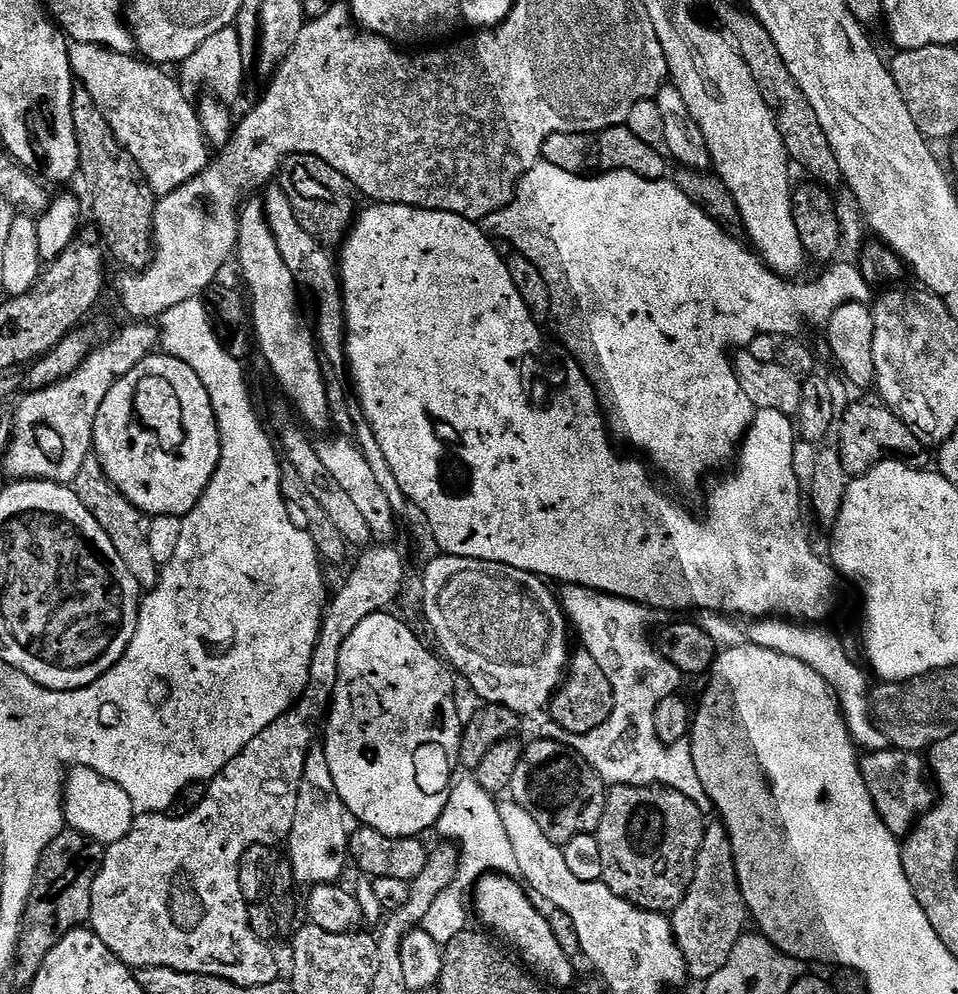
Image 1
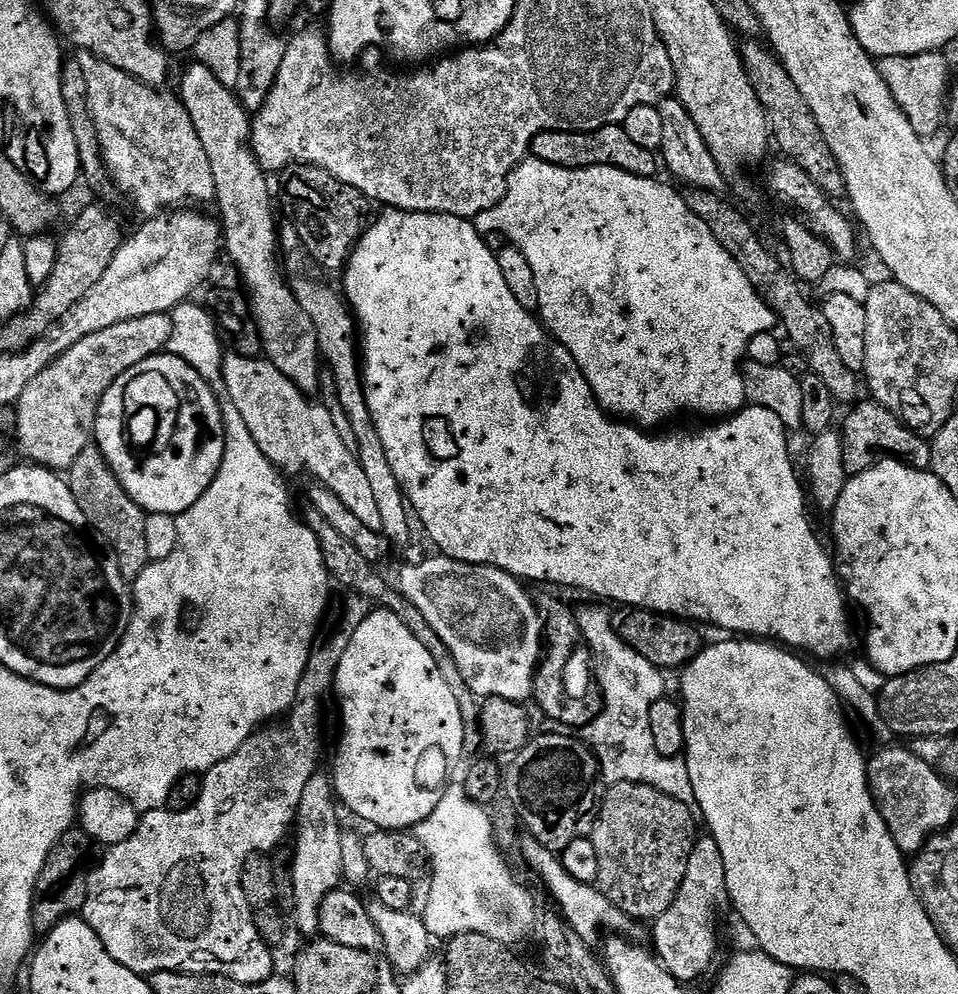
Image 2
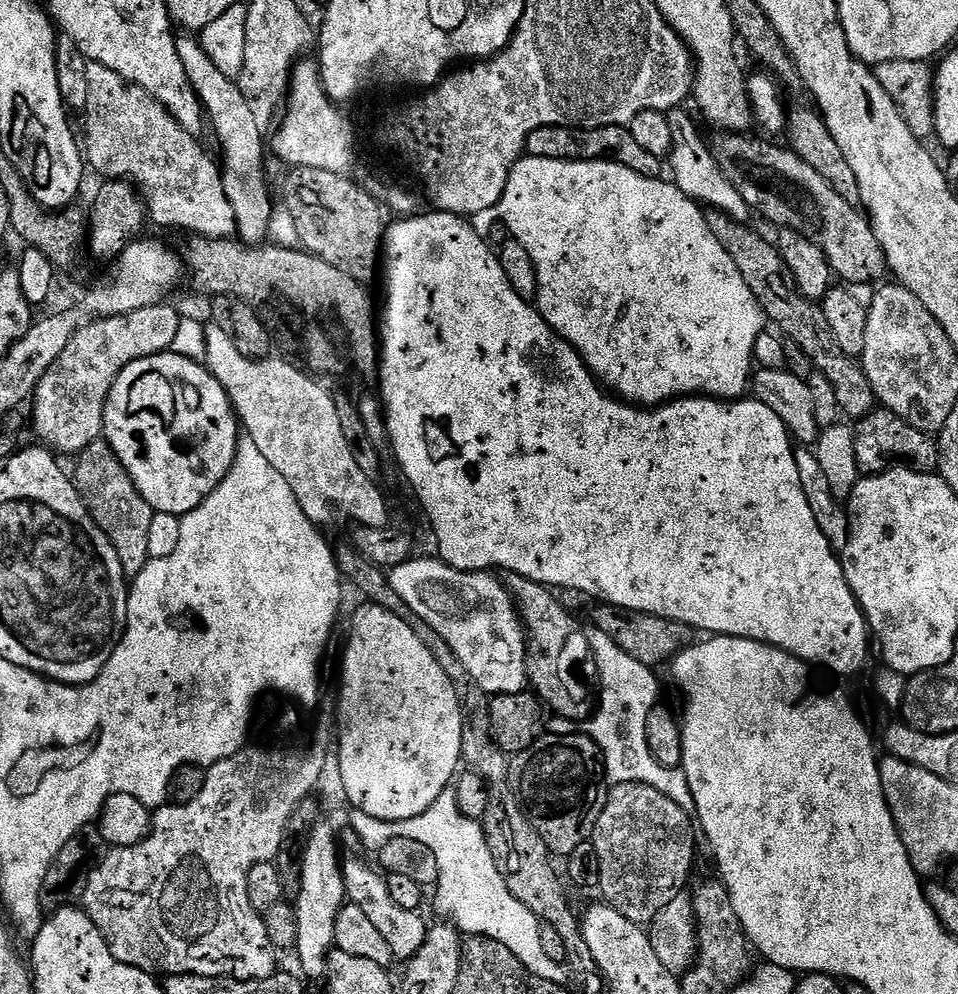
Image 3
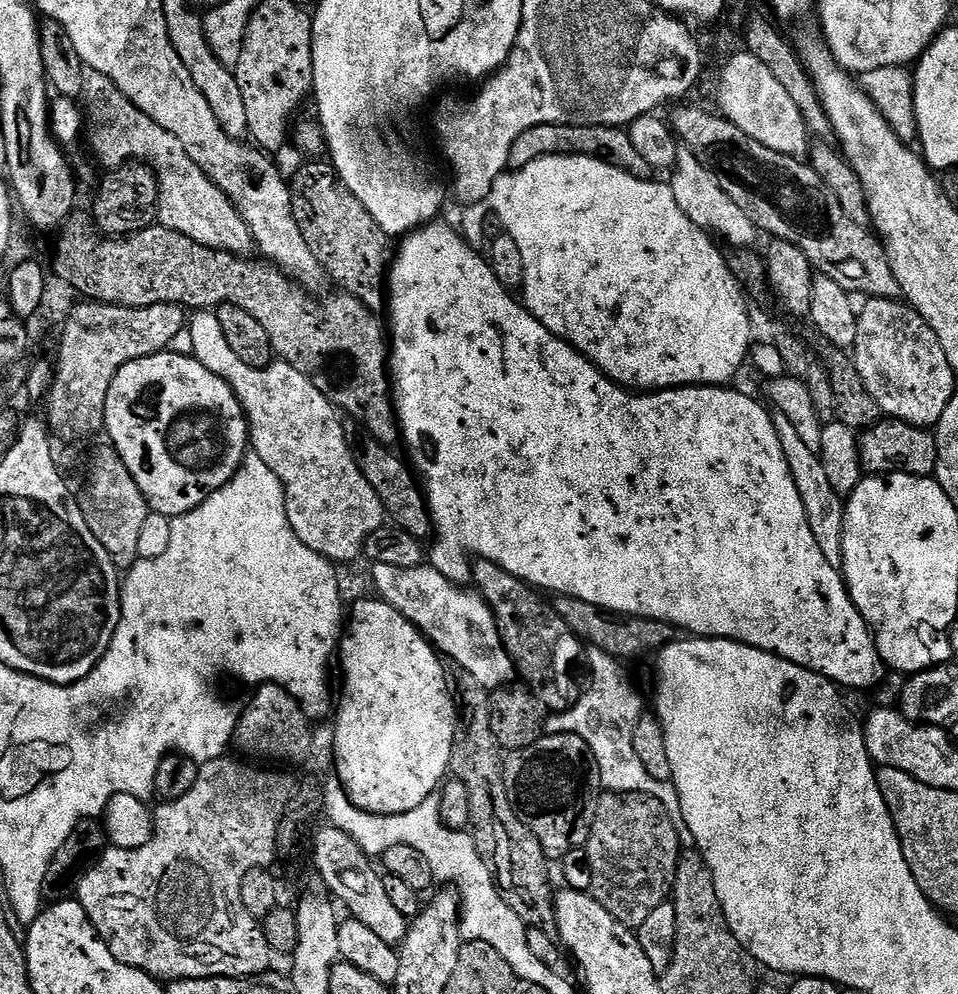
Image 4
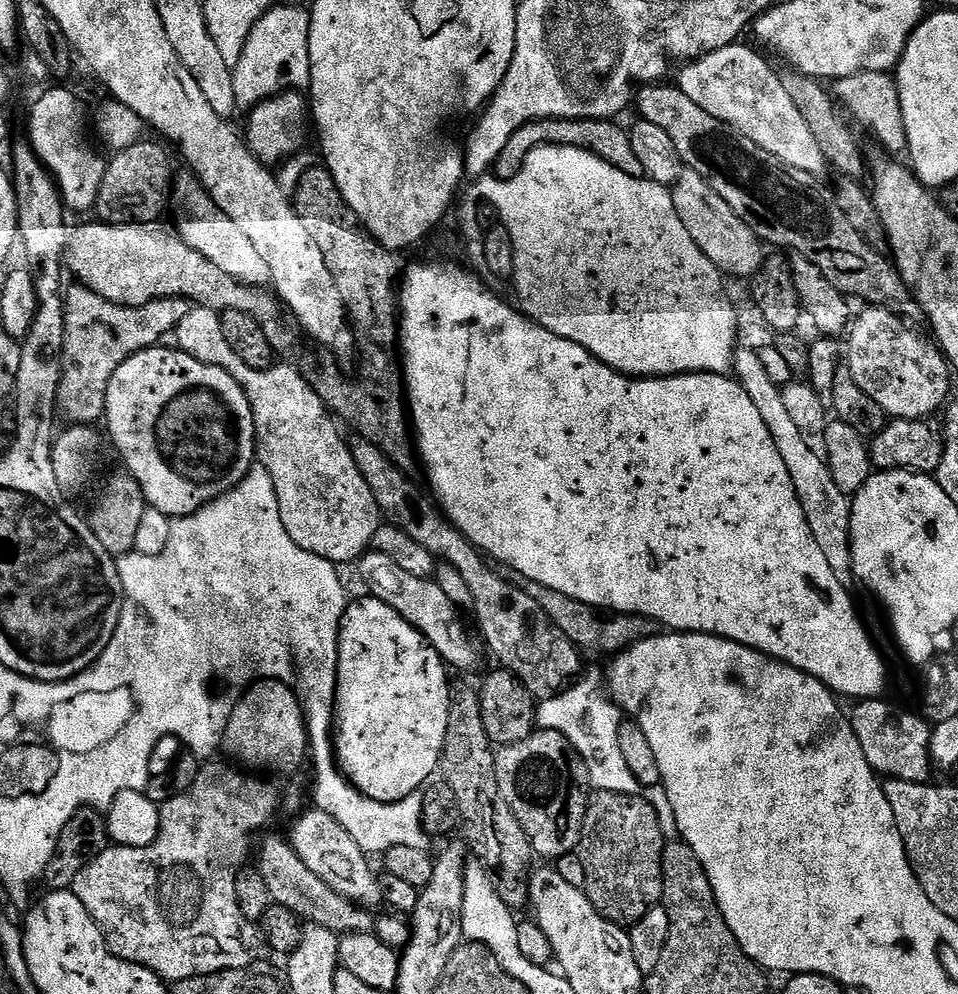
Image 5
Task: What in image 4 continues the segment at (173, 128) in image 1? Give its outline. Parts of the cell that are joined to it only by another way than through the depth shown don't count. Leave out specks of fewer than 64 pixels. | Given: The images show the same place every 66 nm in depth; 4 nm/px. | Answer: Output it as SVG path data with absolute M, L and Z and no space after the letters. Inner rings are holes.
M93 71L85 75L82 112L86 117L86 140L88 136L88 144L92 147L97 162L105 164L105 169L120 168L123 164L133 162L139 162L150 169L156 182L156 219L159 227L169 228L178 234L186 234L186 238L219 252L233 252L236 256L247 257L251 253L248 251L253 251L250 230L224 192L190 158L190 154L186 154L182 142L178 142L178 138L174 138L174 134L170 134L168 130L162 130L158 122L142 114L142 110L138 110L134 102L130 102L130 98L126 98L118 90L118 86L114 86L114 82L110 82L110 78Z

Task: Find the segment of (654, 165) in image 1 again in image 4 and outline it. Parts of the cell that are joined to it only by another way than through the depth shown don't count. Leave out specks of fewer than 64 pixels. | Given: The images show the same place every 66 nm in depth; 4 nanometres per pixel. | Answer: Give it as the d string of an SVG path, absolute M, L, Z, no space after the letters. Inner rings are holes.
M543 124L526 130L521 134L518 142L510 146L508 168L513 172L530 166L530 162L538 162L538 158L547 156L589 156L595 160L606 162L626 174L639 180L651 180L654 170L642 154L630 142L627 131L623 127L611 128L610 126L566 126L565 124Z

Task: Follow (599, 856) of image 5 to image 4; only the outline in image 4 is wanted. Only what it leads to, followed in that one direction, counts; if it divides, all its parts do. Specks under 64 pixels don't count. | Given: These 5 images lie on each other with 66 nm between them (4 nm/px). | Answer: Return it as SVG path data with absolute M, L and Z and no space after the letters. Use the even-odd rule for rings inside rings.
M601 791L596 803L596 813L592 819L592 829L588 835L586 849L592 871L590 895L614 917L630 929L638 930L658 906L662 906L672 895L672 883L676 877L676 867L680 861L681 829L676 829L677 821L650 794L641 792Z

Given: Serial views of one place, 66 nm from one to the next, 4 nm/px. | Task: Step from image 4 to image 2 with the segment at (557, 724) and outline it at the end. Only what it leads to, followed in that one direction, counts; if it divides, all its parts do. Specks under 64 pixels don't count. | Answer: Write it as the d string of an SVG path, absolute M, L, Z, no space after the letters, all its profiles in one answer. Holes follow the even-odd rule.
M588 602L581 612L575 613L576 621L580 627L580 632L584 640L588 643L594 660L594 671L599 683L601 693L604 698L604 709L600 711L600 716L594 718L582 730L583 739L595 754L600 765L603 779L612 784L622 782L634 782L635 784L648 784L652 788L662 790L668 796L673 796L676 800L681 800L683 804L693 803L692 787L690 786L690 774L688 766L683 759L664 757L655 748L654 738L651 734L650 710L656 702L666 696L664 690L665 673L659 668L655 668L650 661L642 658L642 654L634 651L622 637L618 635L616 629L612 627L613 613L607 612L607 607L596 602Z

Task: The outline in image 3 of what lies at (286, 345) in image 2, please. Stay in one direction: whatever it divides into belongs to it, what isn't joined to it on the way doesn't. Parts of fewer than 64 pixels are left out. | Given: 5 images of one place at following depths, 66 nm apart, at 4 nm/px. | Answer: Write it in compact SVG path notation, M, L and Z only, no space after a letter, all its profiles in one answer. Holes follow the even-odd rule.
M184 34L177 39L176 42L176 49L178 50L178 58L182 60L182 70L184 71L184 74L186 78L188 79L188 84L192 88L194 94L196 95L197 99L200 100L200 105L204 108L204 114L206 117L206 124L207 127L210 129L212 128L212 132L214 135L216 135L216 140L218 143L220 143L220 156L222 159L224 159L224 168L222 164L222 185L224 188L224 197L227 198L227 200L230 202L230 206L232 207L232 217L234 218L234 222L236 223L236 236L239 237L241 241L245 245L248 246L260 246L265 243L269 239L270 236L270 223L271 223L271 217L272 213L274 211L274 205L271 204L269 198L268 198L268 186L264 182L264 152L266 156L266 150L264 147L264 150L262 148L262 144L260 142L260 132L262 132L261 125L256 124L254 122L254 114L250 114L250 106L246 106L246 102L242 98L242 94L240 91L237 90L233 77L227 76L226 74L222 74L220 70L216 66L214 66L214 62L210 62L209 55L206 54L204 50L202 50L202 46L200 45L199 39L193 38L191 35Z

